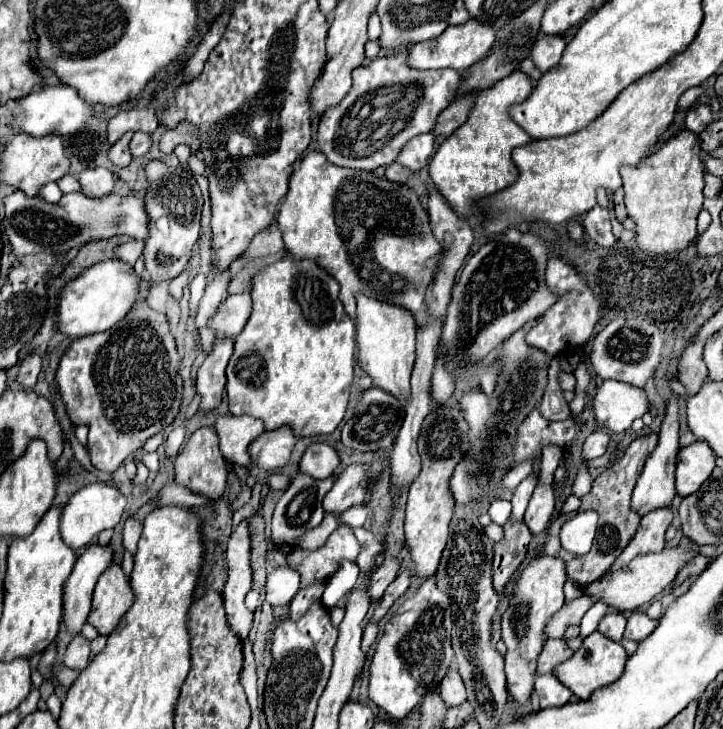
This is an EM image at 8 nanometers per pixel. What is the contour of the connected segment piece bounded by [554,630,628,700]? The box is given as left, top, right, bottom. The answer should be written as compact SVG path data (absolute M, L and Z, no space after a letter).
M592 632L590 636L584 638L582 646L572 654L572 658L568 658L566 662L562 662L560 666L556 666L554 670L554 676L566 686L572 690L572 694L578 698L578 700L588 700L590 694L596 690L596 688L602 688L602 686L608 686L612 682L616 682L620 678L620 674L624 672L624 664L628 660L628 654L626 650L622 648L620 642L614 642L610 640L608 636L604 636L602 632Z

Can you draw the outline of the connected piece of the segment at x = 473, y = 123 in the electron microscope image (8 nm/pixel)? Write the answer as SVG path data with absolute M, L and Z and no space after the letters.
M514 70L492 88L482 90L476 96L474 108L470 110L466 122L450 138L446 138L432 156L428 168L430 178L458 214L468 214L476 208L478 198L504 190L518 178L518 168L514 166L510 152L516 146L528 144L530 136L508 116L508 108L526 100L532 88L534 82L524 72Z

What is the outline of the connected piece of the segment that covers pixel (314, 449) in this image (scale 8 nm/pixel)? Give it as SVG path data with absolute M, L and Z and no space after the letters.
M310 444L302 456L300 472L314 478L330 478L340 466L338 452L328 444Z

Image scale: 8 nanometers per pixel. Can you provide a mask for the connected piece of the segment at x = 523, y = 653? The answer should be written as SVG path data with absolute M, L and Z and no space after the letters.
M540 554L532 558L526 568L520 572L520 576L514 582L514 596L508 602L506 612L502 614L502 640L508 646L506 652L506 680L508 680L508 692L512 698L512 704L526 704L534 690L534 678L536 678L536 660L544 644L544 626L556 610L564 606L564 582L566 576L566 562L560 558L552 558L546 554Z

